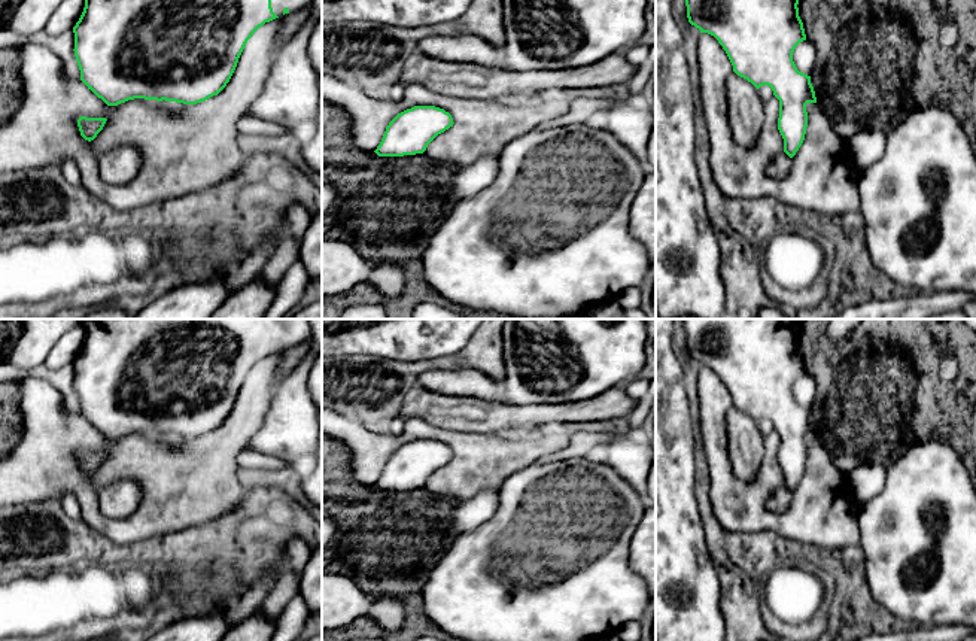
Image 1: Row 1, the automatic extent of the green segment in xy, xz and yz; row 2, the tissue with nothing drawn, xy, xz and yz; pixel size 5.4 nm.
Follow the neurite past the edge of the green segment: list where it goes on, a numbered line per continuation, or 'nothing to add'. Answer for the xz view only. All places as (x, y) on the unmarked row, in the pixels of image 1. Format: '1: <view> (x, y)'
nothing to add

